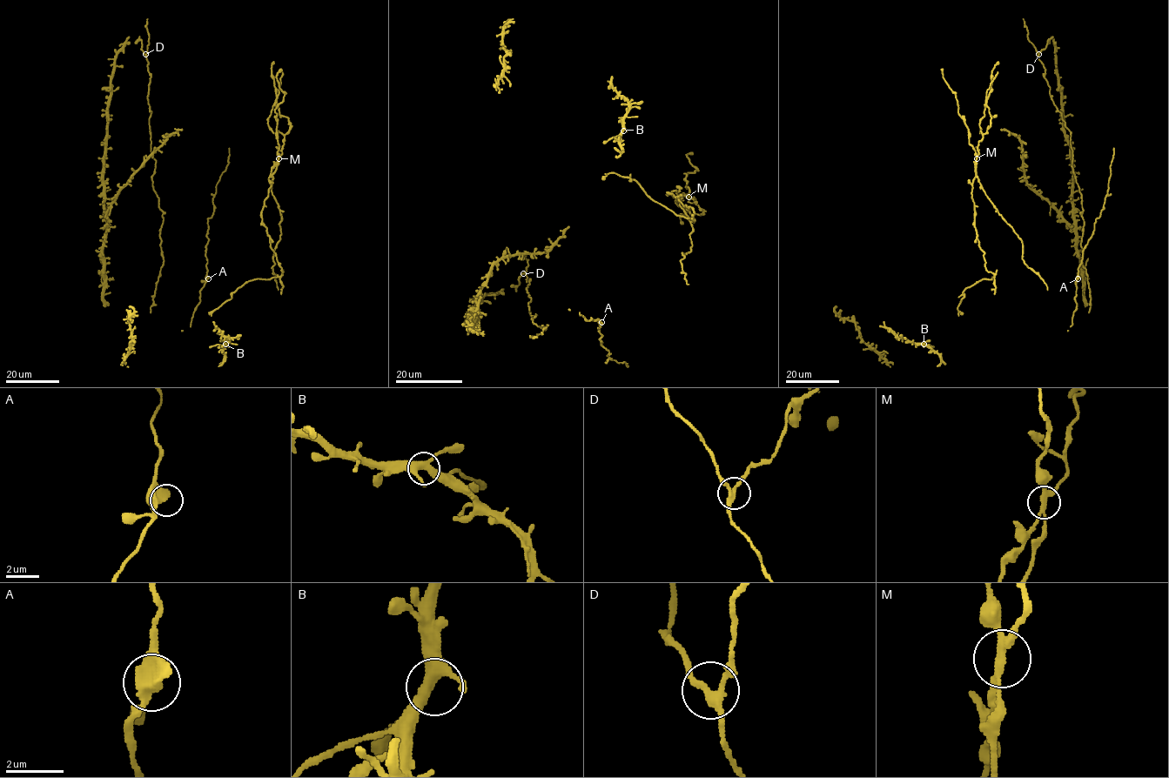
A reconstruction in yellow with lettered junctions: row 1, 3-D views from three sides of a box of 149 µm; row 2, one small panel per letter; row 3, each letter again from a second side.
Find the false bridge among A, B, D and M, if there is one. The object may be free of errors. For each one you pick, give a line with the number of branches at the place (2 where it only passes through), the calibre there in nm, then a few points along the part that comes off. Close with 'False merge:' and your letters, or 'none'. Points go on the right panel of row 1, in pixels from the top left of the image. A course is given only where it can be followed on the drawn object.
M: 4 branches meet; 240 nm thick; foreign part runs (977, 158), (971, 184), (974, 224), (985, 267), (994, 275), (963, 291), (957, 306), (962, 313)
False merge: M

